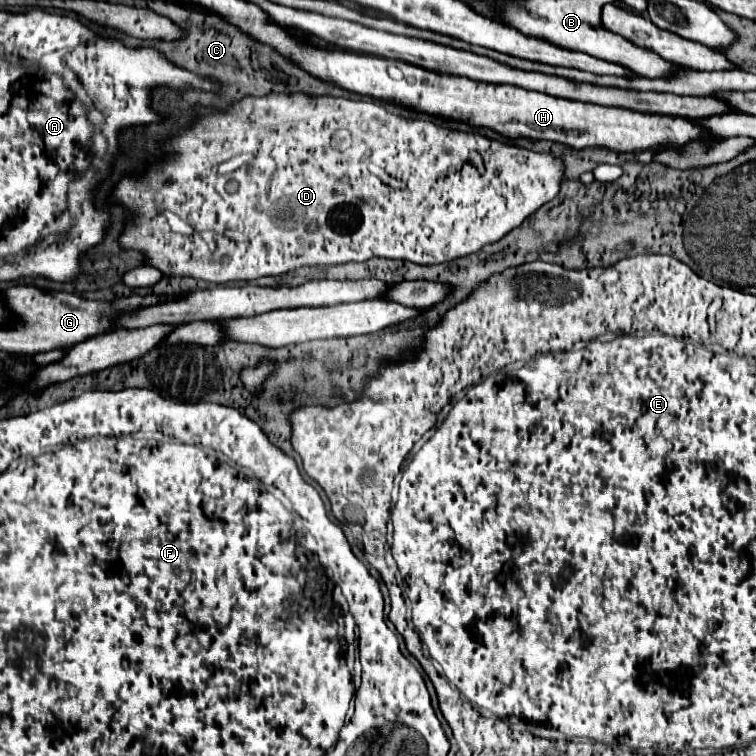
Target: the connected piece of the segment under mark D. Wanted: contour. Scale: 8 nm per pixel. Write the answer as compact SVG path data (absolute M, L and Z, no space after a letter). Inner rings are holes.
M303 93L295 95L269 95L269 97L245 97L243 101L235 103L227 113L215 111L215 109L199 109L199 119L195 125L187 131L181 131L173 141L165 143L165 151L169 157L163 163L153 165L143 179L125 177L117 189L115 199L127 205L127 209L135 211L133 223L125 223L125 231L119 237L119 243L125 249L137 249L143 251L147 257L147 265L157 267L165 277L197 277L211 283L229 283L229 281L253 281L267 275L281 275L291 269L299 269L305 265L341 265L349 261L367 261L371 257L387 257L387 259L405 259L421 265L433 265L443 263L447 259L457 259L469 253L479 251L487 243L499 241L503 235L507 235L511 229L519 227L527 215L537 211L543 203L551 201L559 193L559 183L563 179L563 163L555 159L551 153L533 153L527 149L519 149L509 143L491 141L481 135L469 135L461 131L451 131L437 127L435 123L415 123L401 119L387 111L381 103L355 103L349 99L337 99L337 97L307 97ZM337 129L349 129L353 137L353 145L347 151L331 149L331 135ZM471 153L479 153L483 159L481 171L475 169L467 159L473 159ZM249 155L249 161L241 165L237 171L231 173L231 179L225 179L225 175L219 175L219 165L239 157ZM369 165L377 165L377 175L371 173ZM165 211L175 213L179 219L183 219L191 227L191 235L179 235L171 229ZM205 233L213 235L213 249L205 241Z

